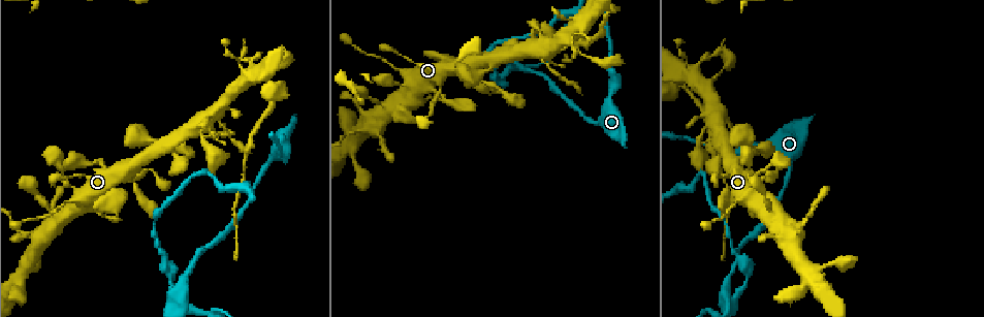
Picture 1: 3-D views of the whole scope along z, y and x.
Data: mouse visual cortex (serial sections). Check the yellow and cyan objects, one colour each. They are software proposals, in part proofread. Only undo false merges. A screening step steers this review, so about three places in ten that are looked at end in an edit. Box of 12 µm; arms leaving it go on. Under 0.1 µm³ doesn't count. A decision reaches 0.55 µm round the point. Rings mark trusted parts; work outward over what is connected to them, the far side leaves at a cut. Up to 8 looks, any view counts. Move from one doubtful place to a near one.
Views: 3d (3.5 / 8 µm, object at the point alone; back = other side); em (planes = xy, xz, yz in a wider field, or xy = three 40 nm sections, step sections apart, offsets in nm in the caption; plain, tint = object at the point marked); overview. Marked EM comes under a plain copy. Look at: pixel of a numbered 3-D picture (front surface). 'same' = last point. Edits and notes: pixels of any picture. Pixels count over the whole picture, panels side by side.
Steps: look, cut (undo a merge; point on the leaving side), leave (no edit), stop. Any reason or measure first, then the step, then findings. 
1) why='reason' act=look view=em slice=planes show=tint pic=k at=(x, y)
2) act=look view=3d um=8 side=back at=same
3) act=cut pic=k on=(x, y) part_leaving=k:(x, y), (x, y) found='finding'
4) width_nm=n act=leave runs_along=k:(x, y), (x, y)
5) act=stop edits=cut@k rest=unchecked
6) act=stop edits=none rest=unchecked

why='small branch off a trunk' act=look view=3d um=3.5 pic=1 at=(738, 158)

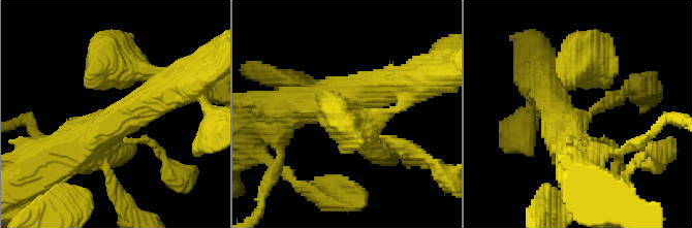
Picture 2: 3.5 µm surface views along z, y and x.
act=look view=em slice=xy step=3 show=tint pic=2 at=(579, 119)

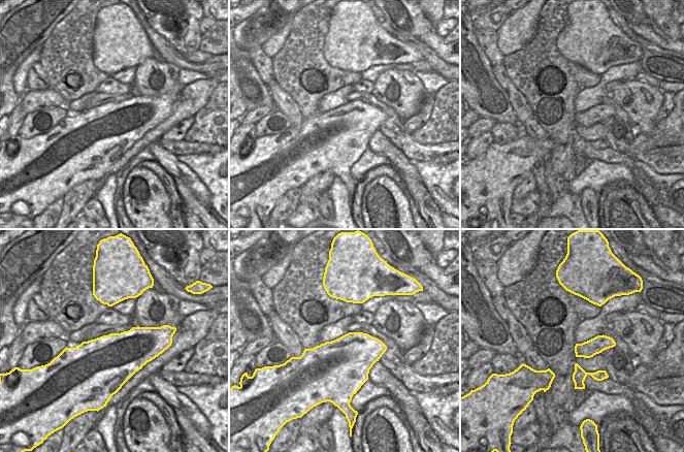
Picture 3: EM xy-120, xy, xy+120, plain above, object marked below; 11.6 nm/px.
act=leave runs_along=2:(43, 160), (161, 94) found='continuous, no second cell'

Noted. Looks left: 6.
why='abrupt turn' act=look view=3d um=3.5 pic=1 at=(508, 63)

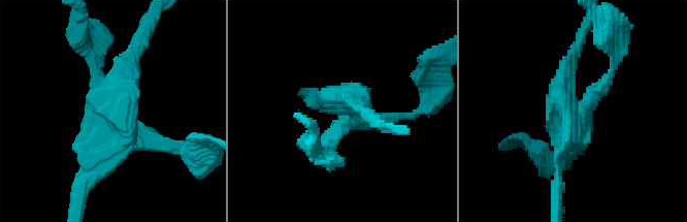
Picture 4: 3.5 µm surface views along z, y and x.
act=leave runs_along=4:(363, 110), (345, 100), (328, 150) found='all the same cell'

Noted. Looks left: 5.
why='thin arm on a thick one' act=look view=3d um=8 pic=1 at=(535, 43)

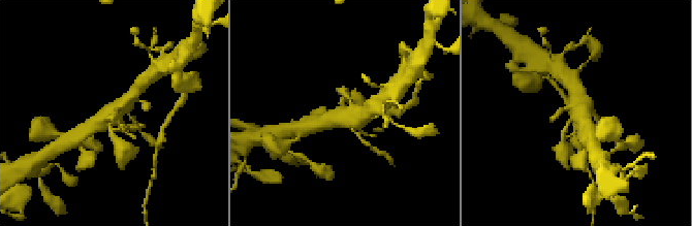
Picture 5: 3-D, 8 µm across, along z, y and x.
why='zoom in' act=look view=3d um=3.5 pic=5 at=(341, 109)

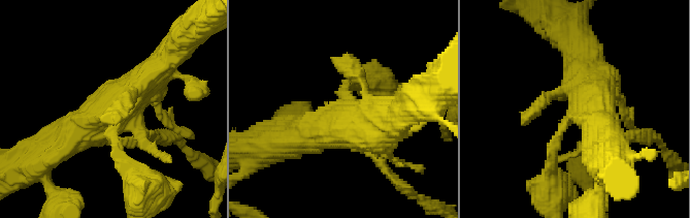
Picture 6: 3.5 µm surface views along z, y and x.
act=look view=em slice=xy step=1 show=tint pic=6 at=(348, 112)

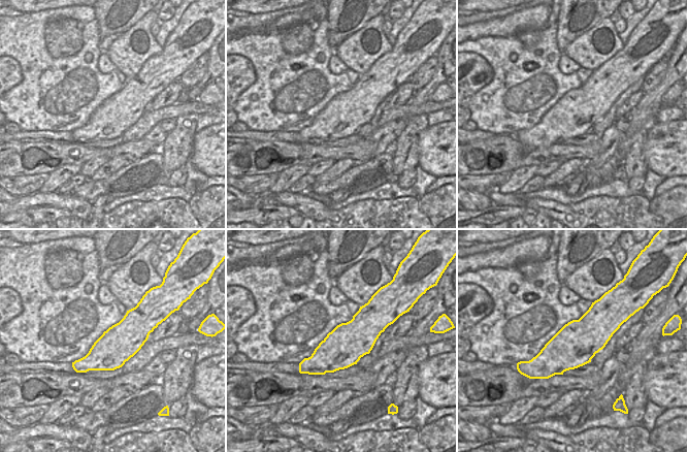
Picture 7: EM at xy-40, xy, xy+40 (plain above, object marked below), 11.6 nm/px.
act=leave runs_along=6:(52, 147), (140, 86), (160, 64) found='one cell here'

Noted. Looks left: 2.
why='calibre changes' act=look view=3d um=8 pic=1 at=(675, 78)

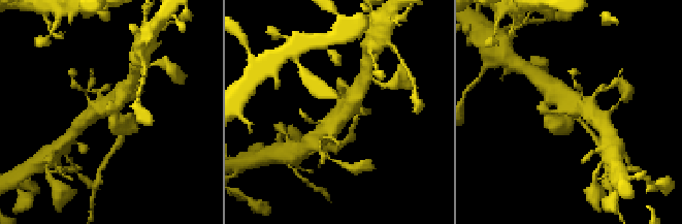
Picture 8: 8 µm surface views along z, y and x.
act=look view=em slice=xy step=2 show=tint pic=8 at=(570, 115)

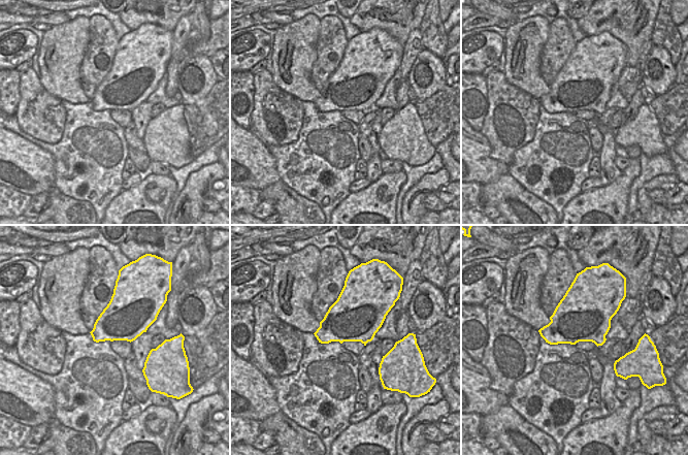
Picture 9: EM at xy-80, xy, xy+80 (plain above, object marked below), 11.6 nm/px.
width_nm=500 act=cut pic=8 on=(121, 138) part_leaving=8:(578, 120), (593, 134), (598, 146) found='a second cell is stuck on'

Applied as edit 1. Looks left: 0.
act=stop edits=cut@8 rest=unchecked

